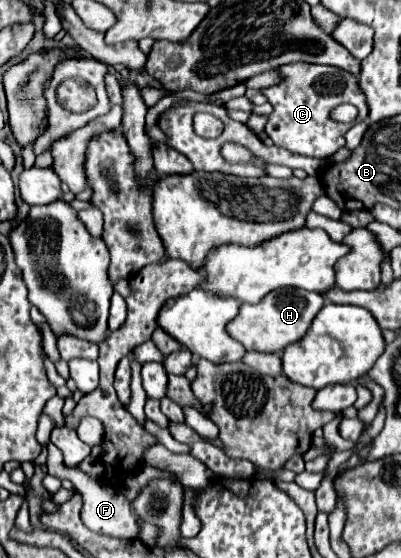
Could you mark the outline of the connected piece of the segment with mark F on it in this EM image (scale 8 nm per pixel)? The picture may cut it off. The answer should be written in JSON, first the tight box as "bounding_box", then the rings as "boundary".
{"bounding_box":[48,444,138,538],"boundary":[[[54,444],[48,446],[48,472],[52,476],[60,478],[60,480],[64,480],[64,478],[70,480],[74,484],[74,488],[80,490],[83,500],[81,520],[88,529],[94,530],[94,532],[100,532],[100,534],[112,534],[112,536],[118,536],[118,538],[136,538],[136,534],[138,534],[136,518],[132,514],[130,502],[124,498],[124,494],[118,488],[114,488],[108,482],[92,480],[80,468],[68,468],[62,462],[62,452]]]}

